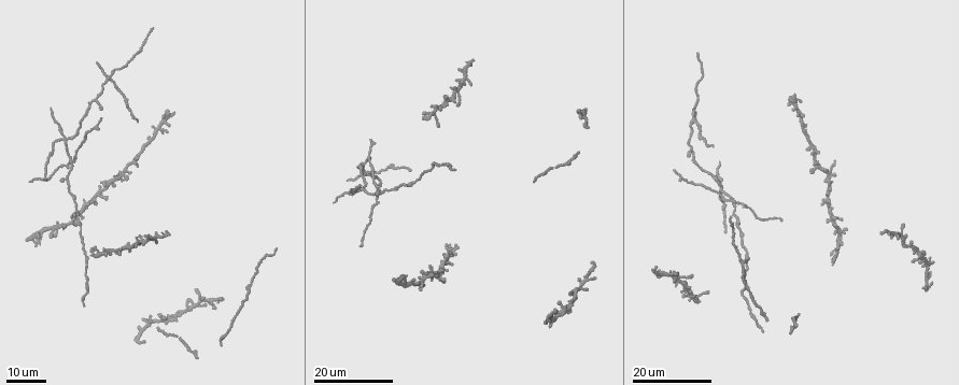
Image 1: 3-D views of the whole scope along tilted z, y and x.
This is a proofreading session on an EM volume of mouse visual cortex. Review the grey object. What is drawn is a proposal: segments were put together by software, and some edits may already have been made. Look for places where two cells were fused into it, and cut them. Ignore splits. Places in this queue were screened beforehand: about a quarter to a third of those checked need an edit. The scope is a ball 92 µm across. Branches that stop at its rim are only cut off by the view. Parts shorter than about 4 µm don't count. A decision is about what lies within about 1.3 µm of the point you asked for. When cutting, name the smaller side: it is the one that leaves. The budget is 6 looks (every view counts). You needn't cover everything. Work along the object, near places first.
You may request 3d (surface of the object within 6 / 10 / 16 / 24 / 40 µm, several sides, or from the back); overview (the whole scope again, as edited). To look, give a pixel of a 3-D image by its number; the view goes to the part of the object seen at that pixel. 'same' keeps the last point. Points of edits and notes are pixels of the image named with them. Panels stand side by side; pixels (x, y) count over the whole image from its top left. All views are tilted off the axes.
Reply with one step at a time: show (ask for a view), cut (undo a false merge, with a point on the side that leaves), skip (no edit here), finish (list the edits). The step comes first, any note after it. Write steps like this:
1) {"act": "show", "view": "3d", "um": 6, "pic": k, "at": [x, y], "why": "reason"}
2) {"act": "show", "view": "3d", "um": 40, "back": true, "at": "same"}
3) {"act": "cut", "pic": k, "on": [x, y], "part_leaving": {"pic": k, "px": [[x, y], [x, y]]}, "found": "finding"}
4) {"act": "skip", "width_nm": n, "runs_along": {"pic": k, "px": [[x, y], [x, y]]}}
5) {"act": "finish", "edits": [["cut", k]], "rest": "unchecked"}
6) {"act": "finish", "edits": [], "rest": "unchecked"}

{"act": "show", "view": "3d", "um": 24, "pic": 1, "at": [735, 201], "why": "four or more arms meet"}

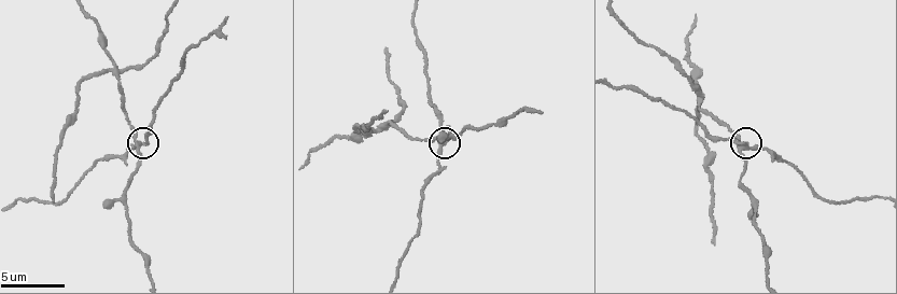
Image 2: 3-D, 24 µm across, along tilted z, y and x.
{"act": "show", "view": "3d", "um": 10, "pic": 2, "at": [742, 147], "why": "zoom in"}

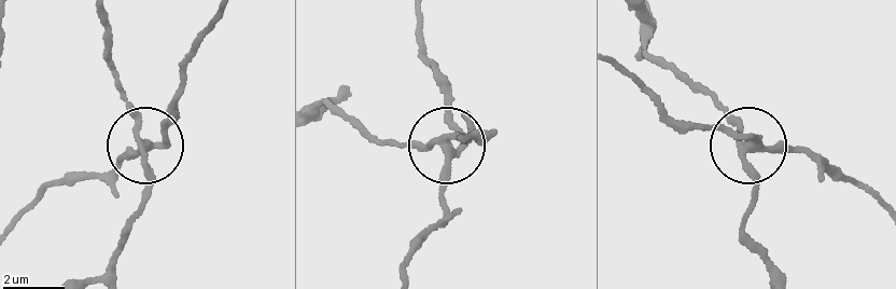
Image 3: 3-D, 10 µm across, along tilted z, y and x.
{"act": "show", "view": "3d", "um": 10, "back": true, "pic": 3, "at": [445, 147]}

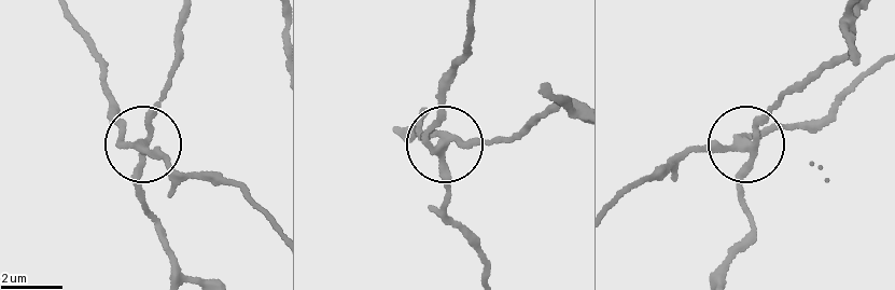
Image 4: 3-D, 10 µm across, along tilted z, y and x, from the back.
{"act": "cut", "pic": 4, "on": [158, 160], "width_nm": 240, "part_leaving": {"pic": 4, "px": [[140, 147], [121, 142], [99, 68], [66, 11]]}, "found": "two cells meet here"}

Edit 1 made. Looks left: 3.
{"act": "show", "view": "3d", "um": 10, "pic": 2, "at": [118, 69], "why": "four arms meet"}

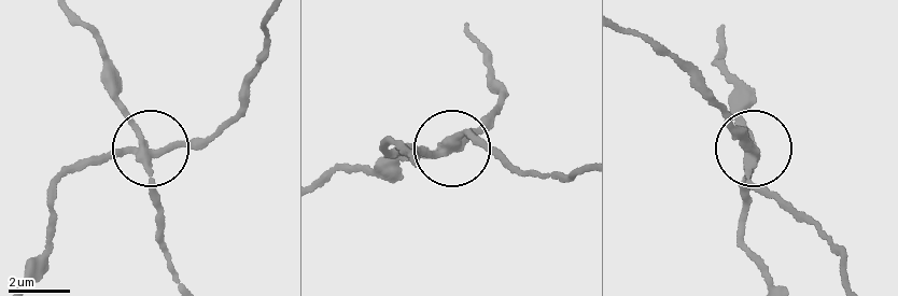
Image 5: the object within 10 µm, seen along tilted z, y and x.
{"act": "cut", "pic": 5, "on": [99, 164], "width_nm": 260, "part_leaving": {"pic": 5, "px": [[148, 150], [198, 142], [233, 118], [265, 54], [266, 19]]}, "found": "two cells meet here"}

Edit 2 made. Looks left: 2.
{"act": "finish", "edits": [["cut", 4], ["cut", 5]], "rest": "unchecked"}

